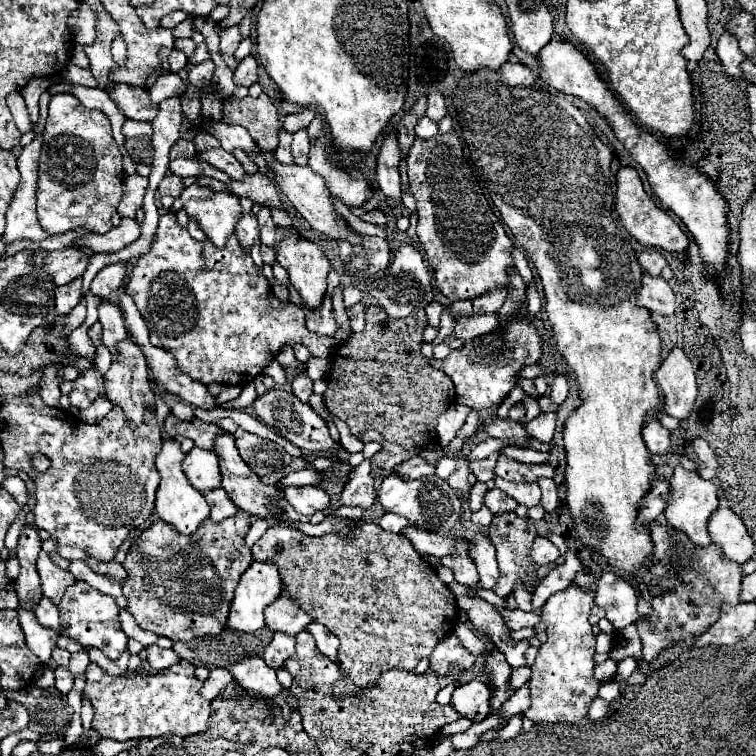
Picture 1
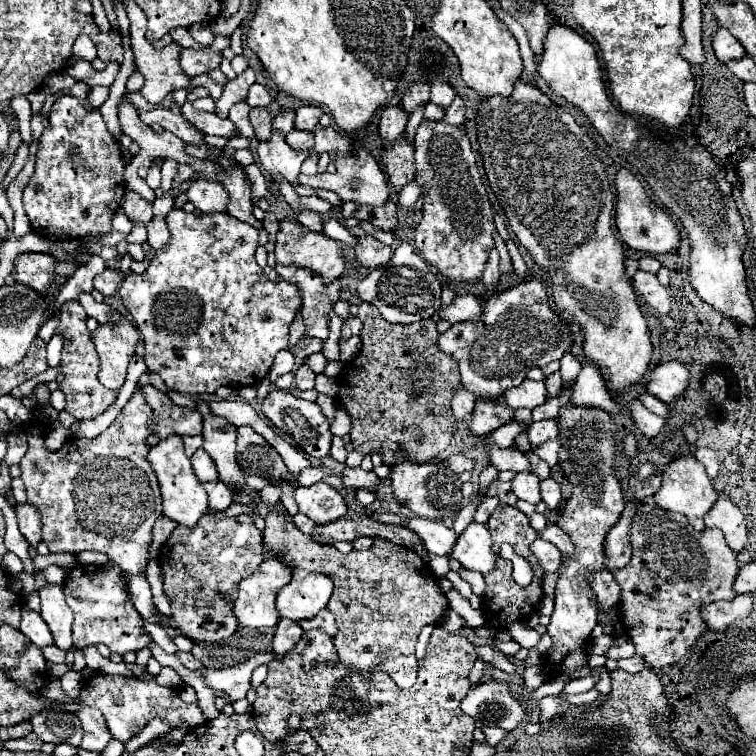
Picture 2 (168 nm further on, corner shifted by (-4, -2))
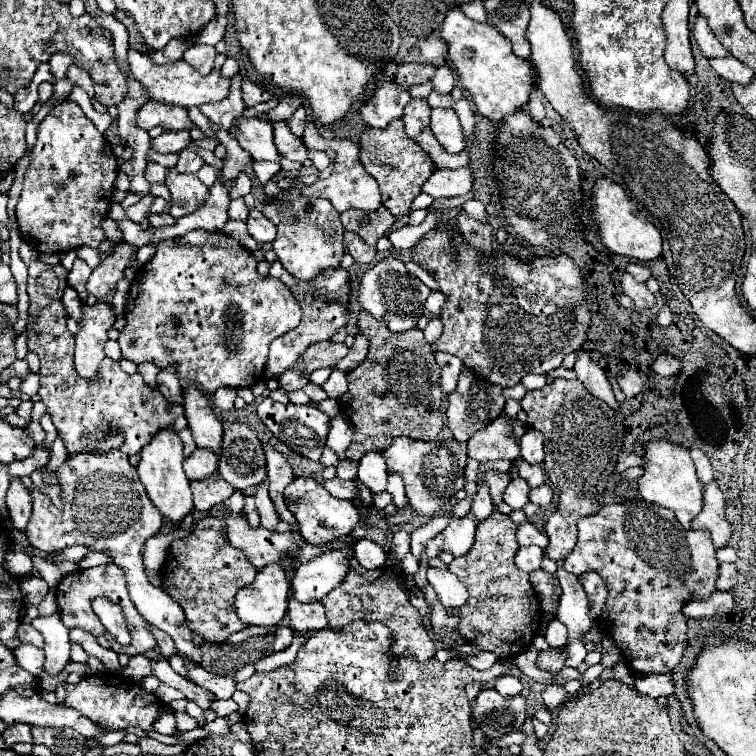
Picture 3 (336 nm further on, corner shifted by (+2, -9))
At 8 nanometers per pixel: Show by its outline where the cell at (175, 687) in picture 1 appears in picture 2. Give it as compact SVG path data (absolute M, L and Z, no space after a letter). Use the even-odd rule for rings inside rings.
M99 673L99 675L83 681L79 703L99 709L105 717L105 723L109 725L109 733L113 735L113 739L117 739L121 743L127 743L133 735L137 735L155 717L169 723L173 729L181 729L185 723L189 727L197 727L197 725L205 723L205 715L199 709L199 705L185 703L177 695L175 689L161 687L151 679L129 679L129 677L121 677L121 675Z

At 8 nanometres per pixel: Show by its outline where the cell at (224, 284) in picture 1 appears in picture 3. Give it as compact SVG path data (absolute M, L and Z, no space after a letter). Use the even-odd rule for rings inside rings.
M197 230L189 236L163 240L159 244L155 256L131 284L125 320L125 328L119 332L119 346L127 360L135 364L153 362L159 368L171 366L181 382L193 382L211 396L221 386L251 388L259 382L263 378L269 344L297 328L301 308L283 282L257 274L257 260L237 240L223 232Z

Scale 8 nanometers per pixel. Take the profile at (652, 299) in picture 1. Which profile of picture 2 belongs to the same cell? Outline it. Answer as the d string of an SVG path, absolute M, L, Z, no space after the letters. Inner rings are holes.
M637 271L633 275L633 285L639 291L639 295L659 313L669 313L671 311L671 299L667 295L667 289L657 281L655 273L647 271Z

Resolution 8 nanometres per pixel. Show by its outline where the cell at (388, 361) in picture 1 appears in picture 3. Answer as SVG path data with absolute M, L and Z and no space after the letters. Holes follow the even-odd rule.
M367 310L357 314L359 332L369 336L367 360L347 372L349 390L339 398L341 414L353 424L353 442L347 448L347 458L361 460L367 452L387 450L393 438L407 436L413 440L431 442L443 428L443 390L439 384L439 364L435 364L431 344L419 328L393 334L379 324Z

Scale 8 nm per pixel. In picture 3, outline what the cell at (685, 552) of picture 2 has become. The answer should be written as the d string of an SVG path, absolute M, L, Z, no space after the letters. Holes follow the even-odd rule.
M633 498L623 504L603 506L599 512L577 522L577 546L565 558L563 568L575 576L597 572L607 584L607 602L599 616L599 626L609 632L627 664L641 674L671 672L687 646L687 618L681 608L689 600L705 600L715 590L719 562L707 530L685 530L669 508Z

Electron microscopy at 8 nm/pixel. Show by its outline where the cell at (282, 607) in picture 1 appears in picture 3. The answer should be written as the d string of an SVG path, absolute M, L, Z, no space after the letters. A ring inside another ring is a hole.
M353 546L335 548L323 552L313 560L301 564L293 576L293 596L299 602L323 600L333 588L337 588L349 572L349 562L353 558Z

